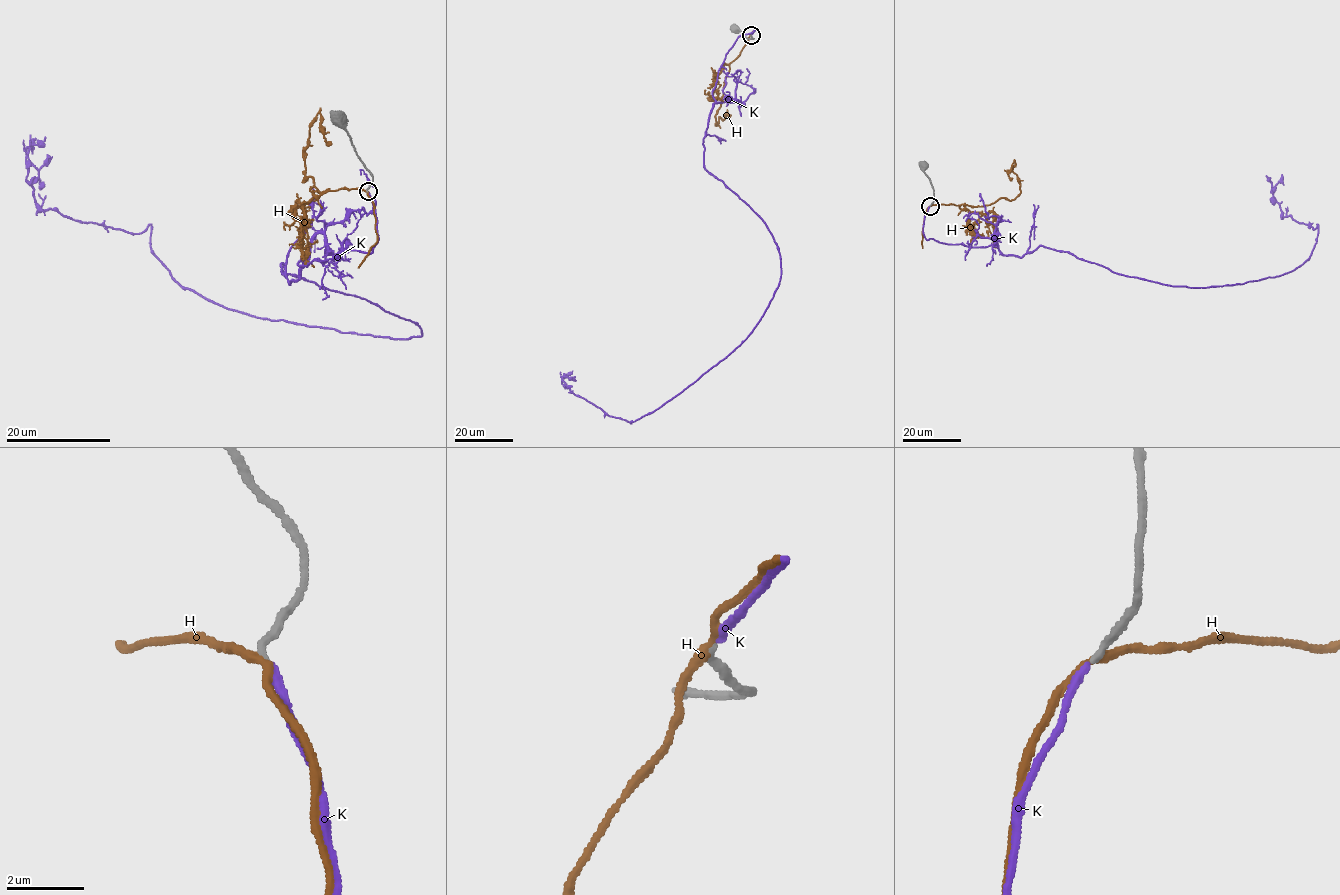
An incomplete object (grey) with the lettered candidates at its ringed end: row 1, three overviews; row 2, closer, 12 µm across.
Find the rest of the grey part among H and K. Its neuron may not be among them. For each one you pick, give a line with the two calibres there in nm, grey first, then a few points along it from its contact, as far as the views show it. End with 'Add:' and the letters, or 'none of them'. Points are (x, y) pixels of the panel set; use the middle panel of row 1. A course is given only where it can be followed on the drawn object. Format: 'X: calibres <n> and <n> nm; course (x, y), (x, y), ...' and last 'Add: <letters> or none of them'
K: calibres 200 and 200 nm; course (751, 35), (718, 73), (704, 167), (776, 245), (768, 307), (631, 423), (575, 395), (572, 371)
Add: K

